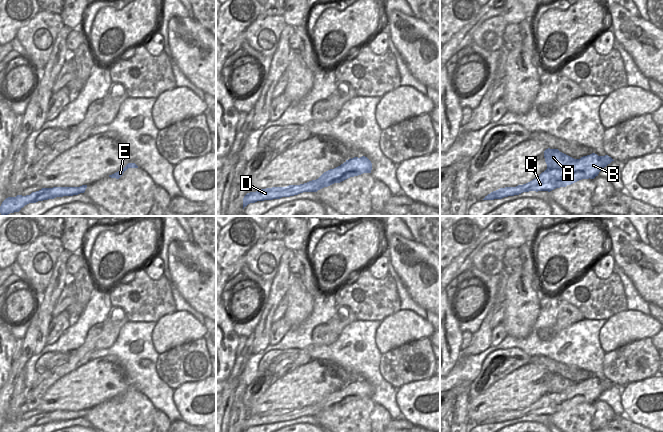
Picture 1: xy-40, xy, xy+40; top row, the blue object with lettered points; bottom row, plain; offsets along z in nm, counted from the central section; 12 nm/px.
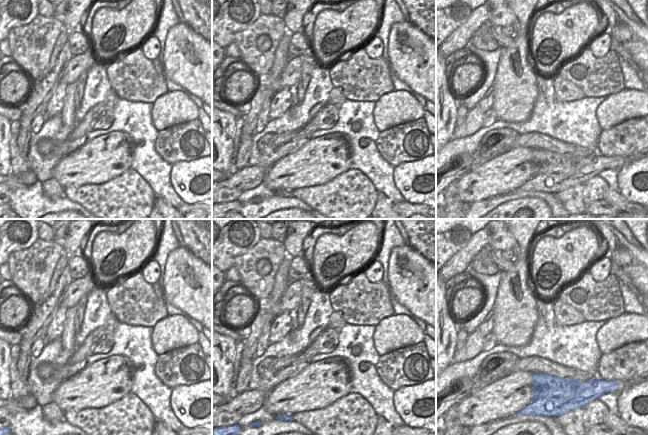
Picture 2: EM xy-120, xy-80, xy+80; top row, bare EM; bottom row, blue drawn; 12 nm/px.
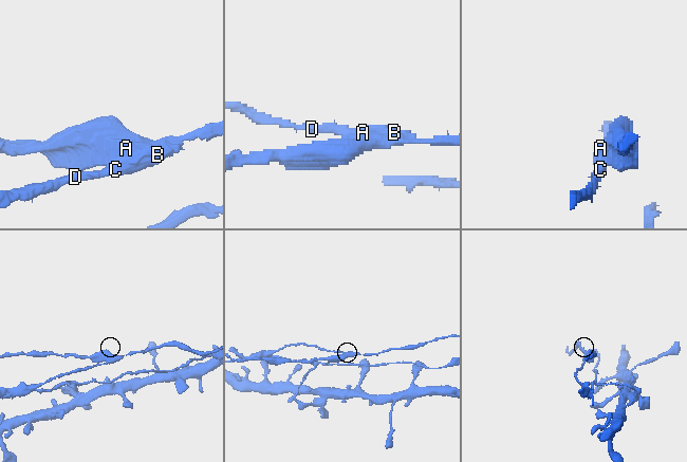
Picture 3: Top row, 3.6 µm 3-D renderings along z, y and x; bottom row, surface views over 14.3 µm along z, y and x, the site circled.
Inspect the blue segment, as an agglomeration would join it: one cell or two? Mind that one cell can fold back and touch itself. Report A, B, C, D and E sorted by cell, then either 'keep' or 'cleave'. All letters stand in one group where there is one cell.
groups A / B C D E; cleave

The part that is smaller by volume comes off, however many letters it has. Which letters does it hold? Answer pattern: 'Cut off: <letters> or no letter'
Cut off: B, C, D, E

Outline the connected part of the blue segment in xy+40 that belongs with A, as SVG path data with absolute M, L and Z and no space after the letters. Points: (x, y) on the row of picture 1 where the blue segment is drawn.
M550 148L544 151L544 158L547 164L547 169L559 169L578 160L560 152L558 149Z

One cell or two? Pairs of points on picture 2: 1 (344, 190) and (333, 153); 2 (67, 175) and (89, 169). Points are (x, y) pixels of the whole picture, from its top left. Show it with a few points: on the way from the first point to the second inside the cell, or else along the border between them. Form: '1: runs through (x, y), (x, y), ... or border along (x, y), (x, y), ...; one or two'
1: border along (351, 168), (331, 180), (318, 185); two
2: runs through (72, 170), (83, 169); one

